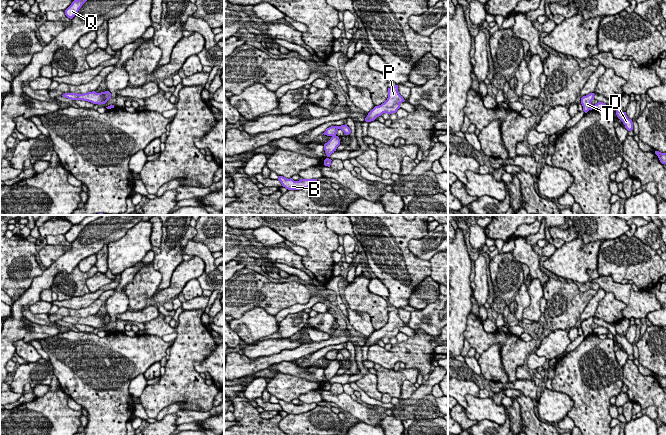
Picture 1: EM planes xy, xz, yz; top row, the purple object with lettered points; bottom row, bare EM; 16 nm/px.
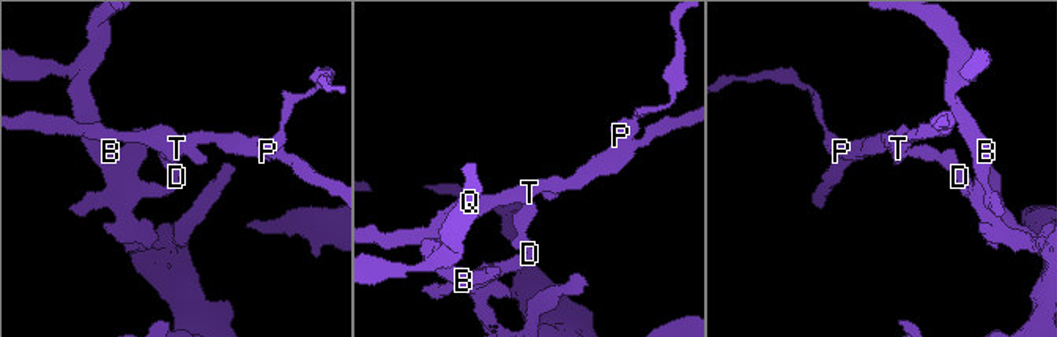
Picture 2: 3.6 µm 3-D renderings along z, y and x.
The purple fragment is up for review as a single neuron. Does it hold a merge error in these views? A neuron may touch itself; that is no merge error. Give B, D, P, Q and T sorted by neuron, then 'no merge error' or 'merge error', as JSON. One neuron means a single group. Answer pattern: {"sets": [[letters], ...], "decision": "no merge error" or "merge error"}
{"sets": [["B", "D", "Q"], ["P", "T"]], "decision": "merge error"}

